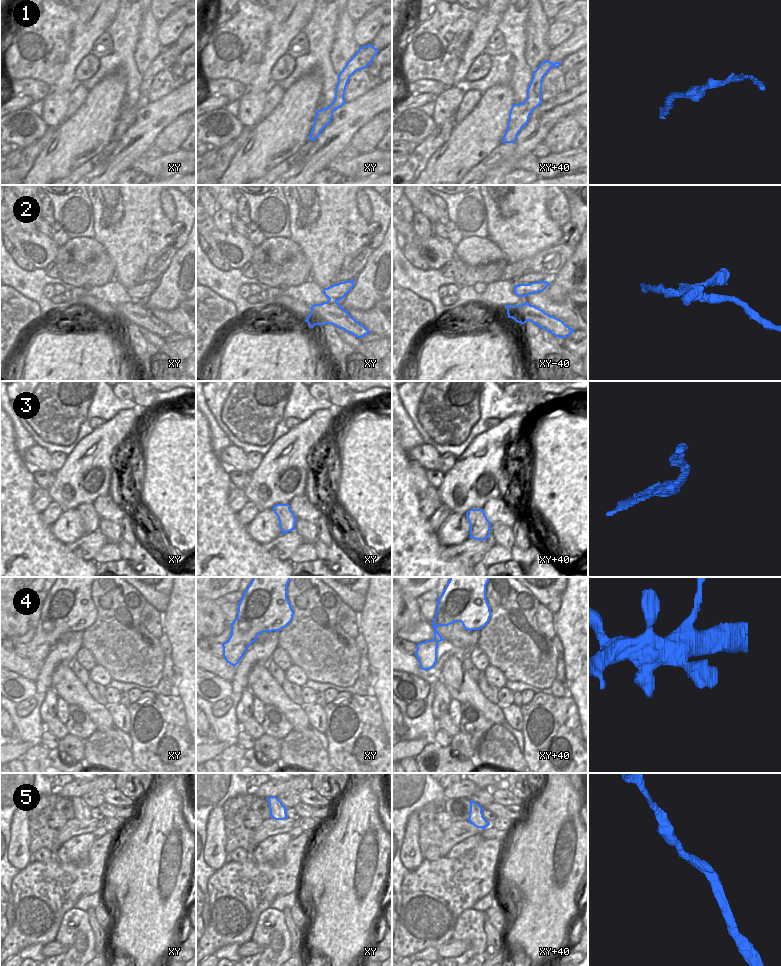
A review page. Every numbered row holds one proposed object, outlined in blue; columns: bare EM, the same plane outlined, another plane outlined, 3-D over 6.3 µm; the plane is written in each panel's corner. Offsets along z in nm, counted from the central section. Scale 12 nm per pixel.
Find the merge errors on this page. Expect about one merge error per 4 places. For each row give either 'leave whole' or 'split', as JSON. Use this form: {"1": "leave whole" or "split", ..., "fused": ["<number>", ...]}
{"1": "leave whole", "2": "split", "3": "leave whole", "4": "leave whole", "5": "leave whole", "fused": ["2"]}

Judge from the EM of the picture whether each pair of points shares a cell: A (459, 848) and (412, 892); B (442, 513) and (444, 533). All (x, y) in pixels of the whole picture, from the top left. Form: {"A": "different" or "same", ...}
{"A": "different", "B": "different"}

